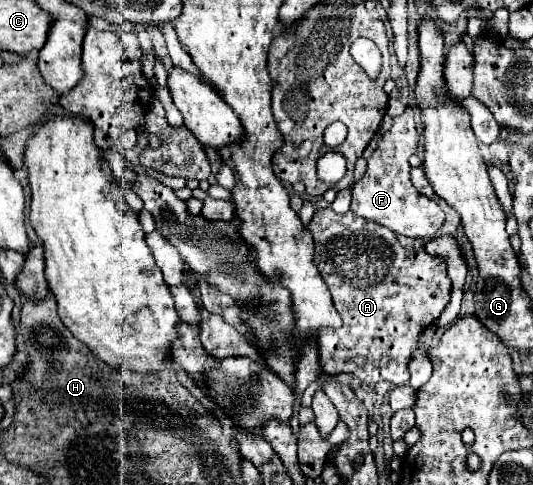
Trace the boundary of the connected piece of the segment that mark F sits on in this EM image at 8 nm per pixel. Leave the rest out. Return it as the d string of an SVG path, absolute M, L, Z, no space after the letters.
M407 107L403 115L393 119L391 129L377 141L377 147L367 159L363 179L353 185L351 211L407 237L433 237L441 229L445 213L431 199L423 197L409 179L409 157L417 153L419 147L419 133L413 115L413 109Z

